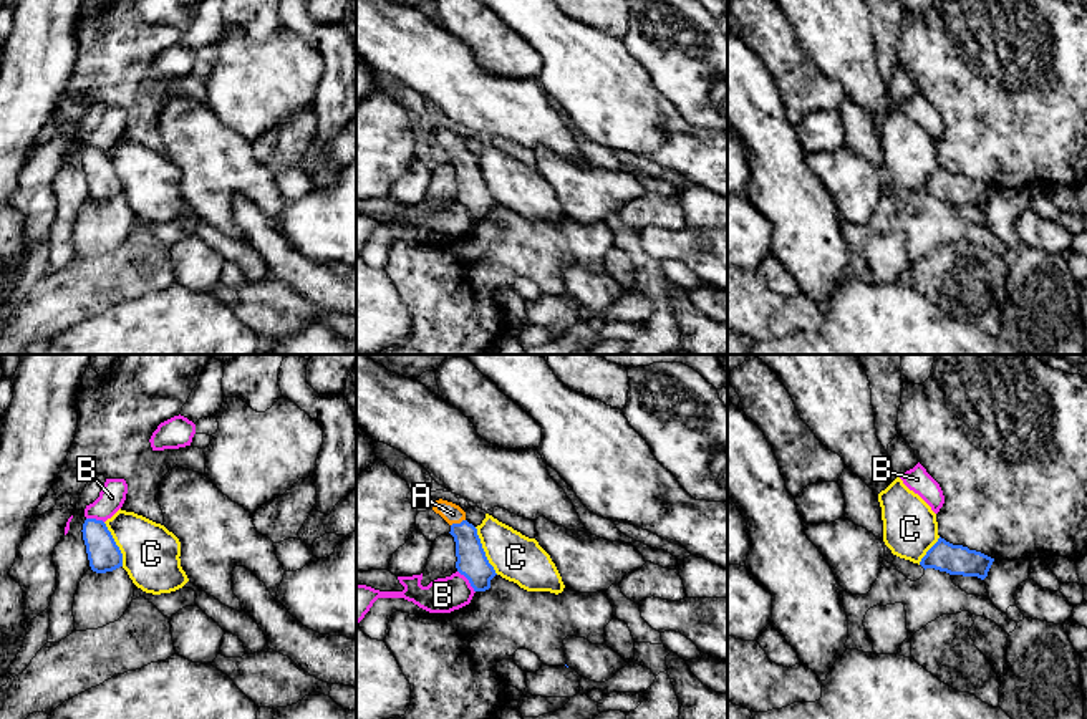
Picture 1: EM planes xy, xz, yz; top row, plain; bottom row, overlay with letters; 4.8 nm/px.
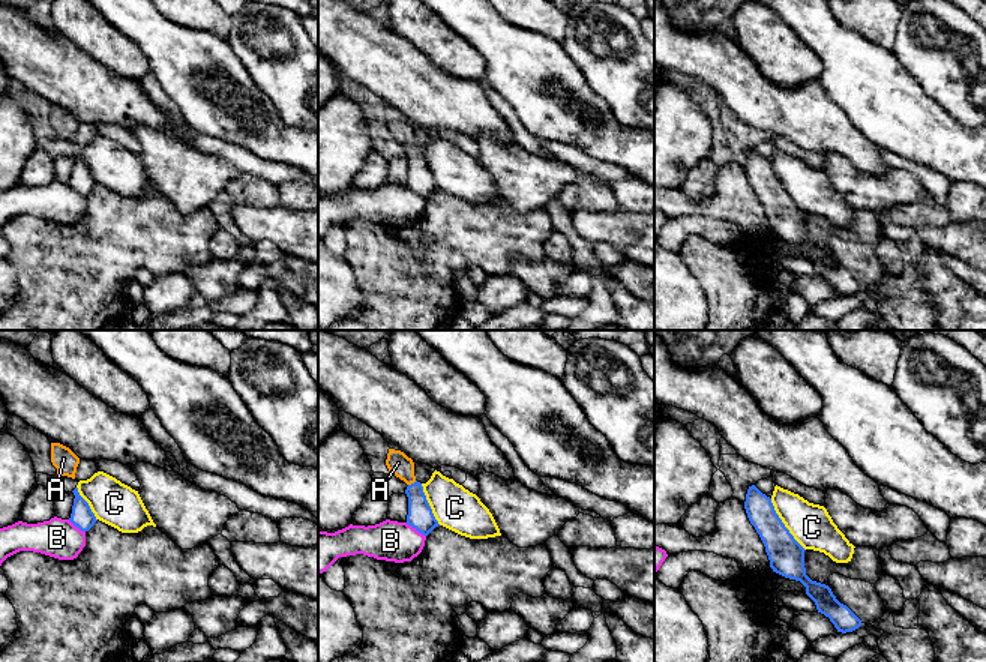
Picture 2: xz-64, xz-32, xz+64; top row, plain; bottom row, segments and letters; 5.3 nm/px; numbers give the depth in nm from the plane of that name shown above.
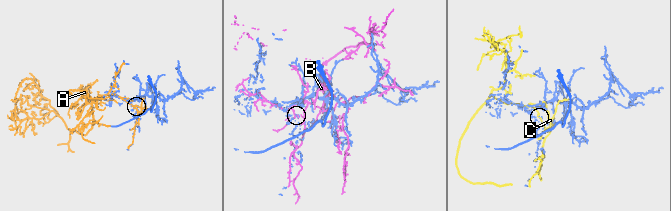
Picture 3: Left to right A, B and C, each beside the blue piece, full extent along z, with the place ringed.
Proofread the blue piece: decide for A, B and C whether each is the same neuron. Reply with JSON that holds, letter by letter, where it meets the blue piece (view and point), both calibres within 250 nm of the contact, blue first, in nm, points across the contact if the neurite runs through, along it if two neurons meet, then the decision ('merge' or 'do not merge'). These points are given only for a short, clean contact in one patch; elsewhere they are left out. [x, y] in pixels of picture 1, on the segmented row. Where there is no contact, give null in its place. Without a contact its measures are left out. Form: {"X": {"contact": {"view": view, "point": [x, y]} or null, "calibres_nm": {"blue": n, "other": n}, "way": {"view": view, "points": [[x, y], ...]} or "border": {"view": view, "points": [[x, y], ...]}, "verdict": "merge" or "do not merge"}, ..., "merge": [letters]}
{"A": {"contact": {"view": "xz", "point": [458, 524]}, "calibres_nm": {"blue": 150, "other": 100}, "verdict": "merge"}, "B": {"contact": {"view": "xz", "point": [469, 582]}, "calibres_nm": {"blue": 150, "other": 170}, "border": {"view": "xz", "points": [[458, 570], [474, 592]]}, "verdict": "do not merge"}, "C": {"contact": {"view": "xz", "point": [483, 550]}, "calibres_nm": {"blue": 150, "other": 220}, "verdict": "do not merge"}, "merge": ["A"]}

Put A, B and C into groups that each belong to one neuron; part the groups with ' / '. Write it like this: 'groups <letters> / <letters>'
groups A / B / C

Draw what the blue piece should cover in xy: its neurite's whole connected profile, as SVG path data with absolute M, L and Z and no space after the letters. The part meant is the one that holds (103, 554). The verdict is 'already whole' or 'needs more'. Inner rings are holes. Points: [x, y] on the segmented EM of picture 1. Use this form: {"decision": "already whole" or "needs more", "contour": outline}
{"decision": "already whole", "contour": "M86 519L81 532L93 572L106 573L123 567L123 553L103 520Z"}

